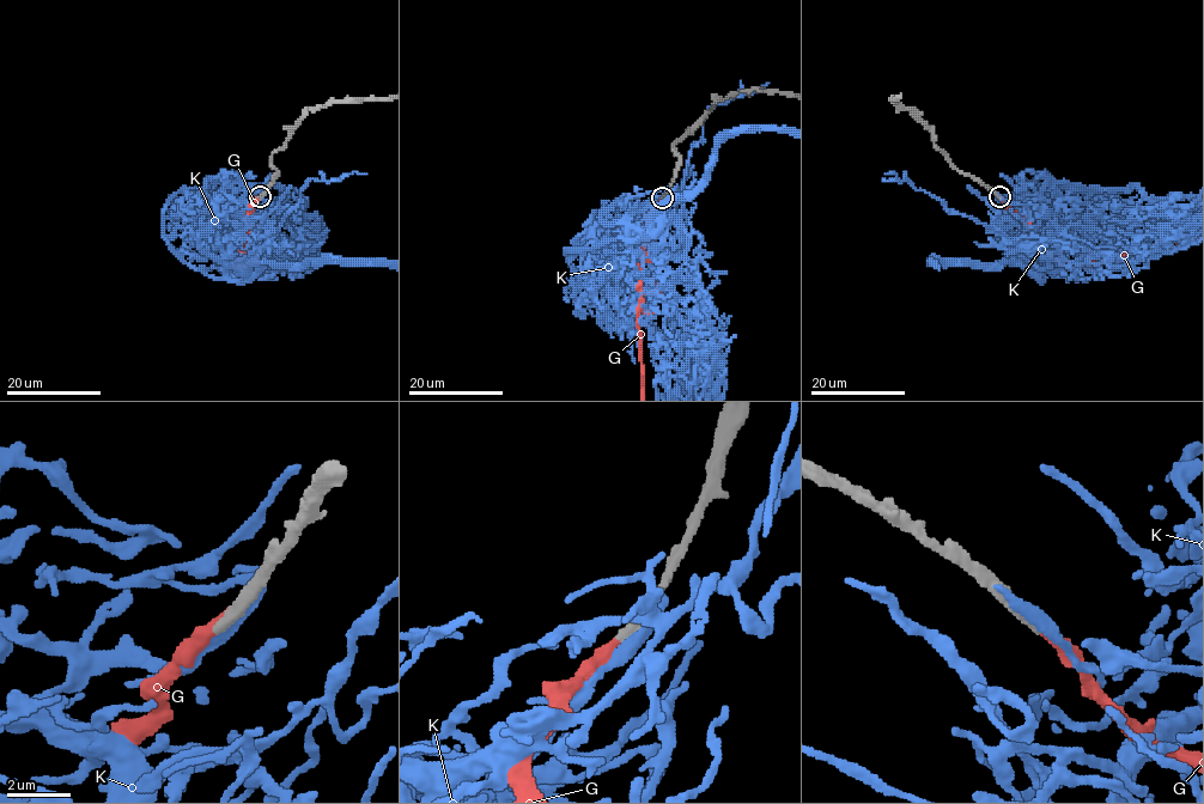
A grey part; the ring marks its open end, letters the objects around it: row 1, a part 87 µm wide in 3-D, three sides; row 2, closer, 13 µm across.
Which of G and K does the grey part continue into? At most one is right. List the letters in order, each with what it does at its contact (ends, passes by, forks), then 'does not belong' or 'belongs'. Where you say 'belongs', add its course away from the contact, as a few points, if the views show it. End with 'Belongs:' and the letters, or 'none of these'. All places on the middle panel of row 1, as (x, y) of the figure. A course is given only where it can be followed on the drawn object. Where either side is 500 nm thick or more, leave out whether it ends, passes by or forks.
G: it ends there; belongs
K: it ends there; does not belong
Belongs: G

